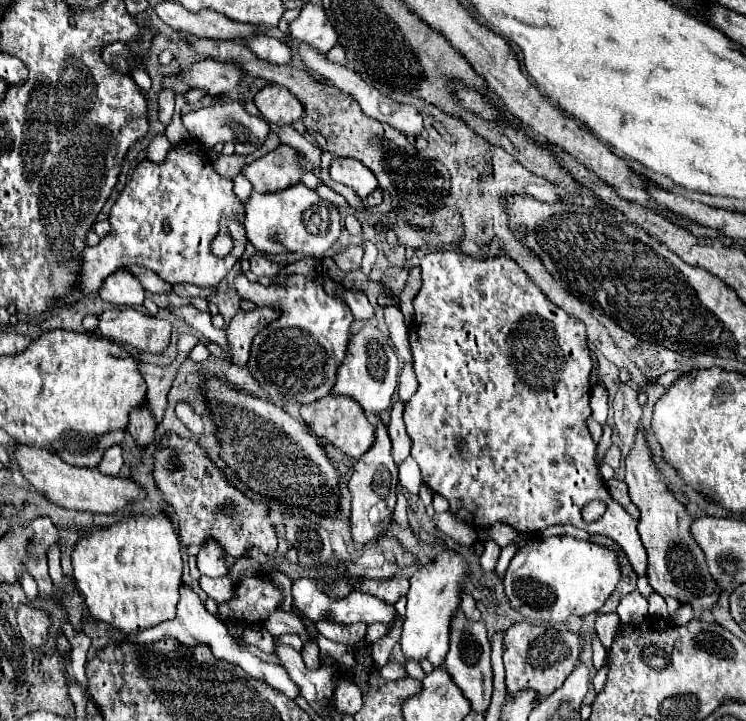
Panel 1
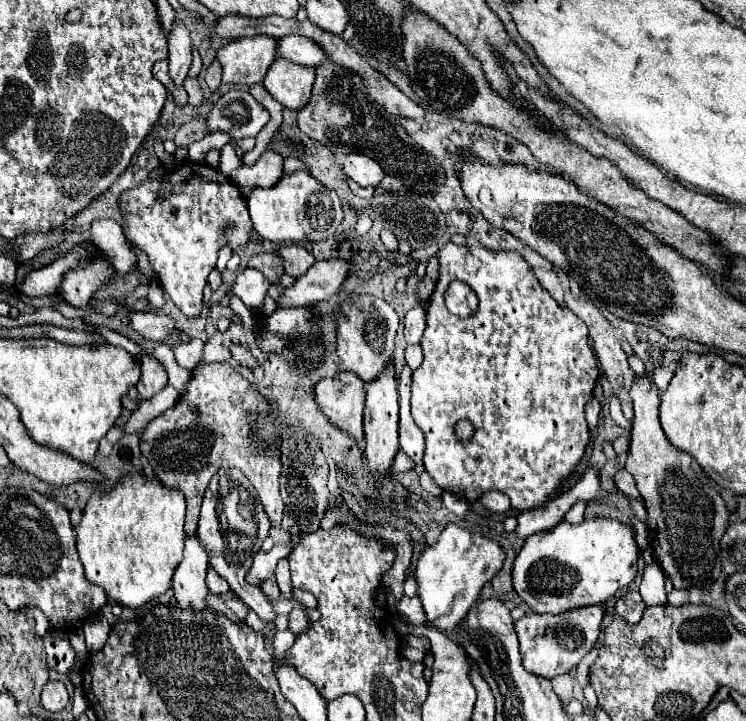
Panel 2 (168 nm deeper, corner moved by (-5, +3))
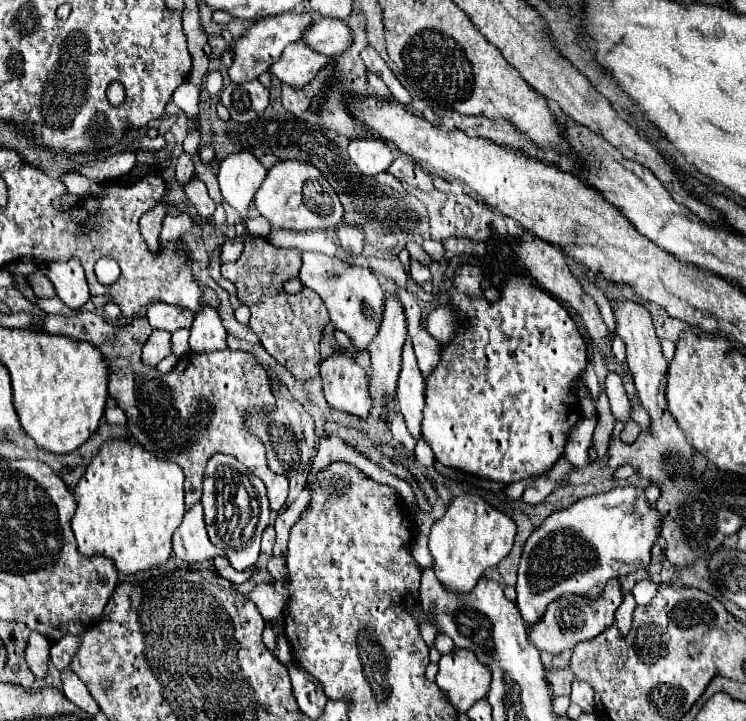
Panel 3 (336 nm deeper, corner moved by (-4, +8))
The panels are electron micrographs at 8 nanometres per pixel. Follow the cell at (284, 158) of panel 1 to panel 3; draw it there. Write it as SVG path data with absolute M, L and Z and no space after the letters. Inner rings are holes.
M233 153L219 165L219 187L225 203L229 203L243 219L249 215L253 195L265 179L267 169L253 153Z

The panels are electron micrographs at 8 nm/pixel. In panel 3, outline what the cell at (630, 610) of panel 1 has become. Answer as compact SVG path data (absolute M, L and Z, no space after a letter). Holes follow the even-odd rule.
M625 593L623 603L619 605L619 609L617 609L617 613L615 613L615 625L619 627L619 631L621 631L623 637L625 637L625 635L629 633L629 629L631 629L631 617L633 617L635 607L637 607L637 603L635 603L635 599L631 597L631 593Z

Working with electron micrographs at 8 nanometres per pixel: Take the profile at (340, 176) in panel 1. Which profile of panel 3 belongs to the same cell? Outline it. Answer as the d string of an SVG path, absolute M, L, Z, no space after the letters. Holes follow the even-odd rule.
M355 139L349 143L349 157L363 175L387 171L393 161L393 151L379 139Z

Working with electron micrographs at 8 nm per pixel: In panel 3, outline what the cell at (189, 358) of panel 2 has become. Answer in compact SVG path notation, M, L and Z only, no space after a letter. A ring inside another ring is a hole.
M153 331L151 337L147 339L145 347L143 347L143 355L141 361L147 367L155 367L161 359L173 355L171 349L171 333L169 331Z

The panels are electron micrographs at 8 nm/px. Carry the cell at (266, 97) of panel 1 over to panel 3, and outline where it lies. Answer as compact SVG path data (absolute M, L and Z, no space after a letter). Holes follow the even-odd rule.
M295 41L295 43L287 45L287 49L279 57L279 61L275 61L271 65L271 73L281 83L301 89L315 77L315 73L319 73L319 69L323 65L327 65L327 61L331 61L331 59L307 49L301 41Z

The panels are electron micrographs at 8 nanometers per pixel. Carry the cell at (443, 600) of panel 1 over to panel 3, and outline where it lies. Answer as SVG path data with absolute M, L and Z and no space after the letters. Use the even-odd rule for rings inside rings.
M475 495L455 497L447 513L431 527L429 551L433 555L433 571L445 589L453 593L469 593L489 567L495 567L509 555L513 537L515 523L507 515Z

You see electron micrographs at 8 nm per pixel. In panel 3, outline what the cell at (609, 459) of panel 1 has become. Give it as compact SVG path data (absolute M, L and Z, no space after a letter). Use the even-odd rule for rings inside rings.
M627 421L619 437L621 437L621 441L623 441L623 443L633 443L633 441L637 439L637 435L639 435L639 433L641 433L641 427L639 427L637 423L633 423L633 421Z

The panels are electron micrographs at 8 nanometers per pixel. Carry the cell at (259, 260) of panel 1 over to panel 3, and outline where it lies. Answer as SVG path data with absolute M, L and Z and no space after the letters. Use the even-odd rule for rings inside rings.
M305 251L301 255L303 265L299 271L299 279L305 287L313 289L323 303L329 309L331 323L335 329L341 329L349 339L351 345L357 353L365 351L369 343L375 339L381 321L383 321L383 305L385 305L385 291L381 289L377 277L371 273L367 267L355 267L355 265L345 265L339 259L327 257L323 253L311 253Z

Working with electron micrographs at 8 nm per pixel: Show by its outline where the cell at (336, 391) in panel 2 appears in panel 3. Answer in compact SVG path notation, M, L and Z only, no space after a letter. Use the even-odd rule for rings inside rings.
M331 355L321 361L319 375L327 403L343 413L367 419L371 399L367 395L367 373L351 355Z

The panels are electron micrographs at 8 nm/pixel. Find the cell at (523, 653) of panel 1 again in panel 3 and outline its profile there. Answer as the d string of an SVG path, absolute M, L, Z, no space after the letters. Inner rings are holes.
M609 581L599 599L575 597L575 595L559 597L559 601L551 603L549 609L545 611L545 615L535 625L529 627L529 641L539 651L547 651L551 655L559 655L565 649L573 649L577 643L597 637L603 629L611 627L613 615L615 615L617 607L621 605L621 601L623 601L623 595L621 595L619 581Z

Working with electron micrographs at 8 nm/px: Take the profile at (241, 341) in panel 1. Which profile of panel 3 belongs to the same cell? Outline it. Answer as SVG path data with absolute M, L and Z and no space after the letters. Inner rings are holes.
M339 225L337 227L337 237L341 243L341 249L349 253L351 257L359 257L363 251L363 231L353 225Z

